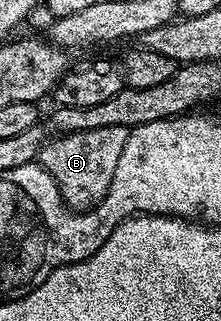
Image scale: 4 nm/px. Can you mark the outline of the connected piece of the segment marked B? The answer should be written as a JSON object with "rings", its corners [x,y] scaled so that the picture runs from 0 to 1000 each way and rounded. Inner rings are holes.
{"rings":[[[443,393],[443,405],[258,424],[181,464],[172,505],[244,555],[244,567],[262,567],[262,592],[308,648],[335,660],[403,660],[448,642],[462,617],[480,617],[498,555],[516,555],[534,489],[552,480],[552,455],[570,455],[584,408],[570,393]]]}

